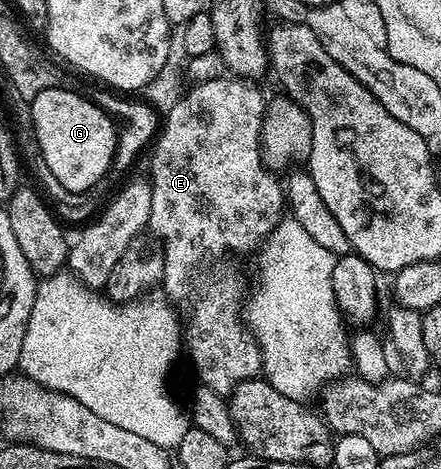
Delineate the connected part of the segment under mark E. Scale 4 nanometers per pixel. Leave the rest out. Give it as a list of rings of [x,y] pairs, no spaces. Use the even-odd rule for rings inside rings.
[[[224,76],[217,80],[205,80],[204,82],[194,83],[188,94],[183,94],[171,106],[167,118],[162,119],[161,129],[150,147],[151,154],[151,221],[149,230],[157,239],[163,248],[163,281],[161,290],[164,295],[176,307],[188,306],[191,309],[191,315],[185,318],[185,325],[181,330],[181,338],[185,343],[185,354],[191,357],[191,366],[195,369],[198,385],[209,388],[217,392],[220,396],[230,395],[231,391],[250,378],[260,377],[263,368],[263,357],[259,351],[259,345],[255,343],[255,337],[247,328],[244,315],[241,311],[245,306],[245,290],[243,294],[243,278],[235,271],[235,266],[227,262],[227,258],[239,258],[242,254],[251,254],[255,249],[262,247],[267,238],[275,231],[275,225],[281,221],[285,214],[285,190],[281,182],[275,178],[276,175],[268,170],[267,165],[263,162],[263,148],[259,144],[261,128],[263,127],[263,112],[265,109],[265,97],[258,90],[254,81],[246,78],[236,78],[234,76]]]

